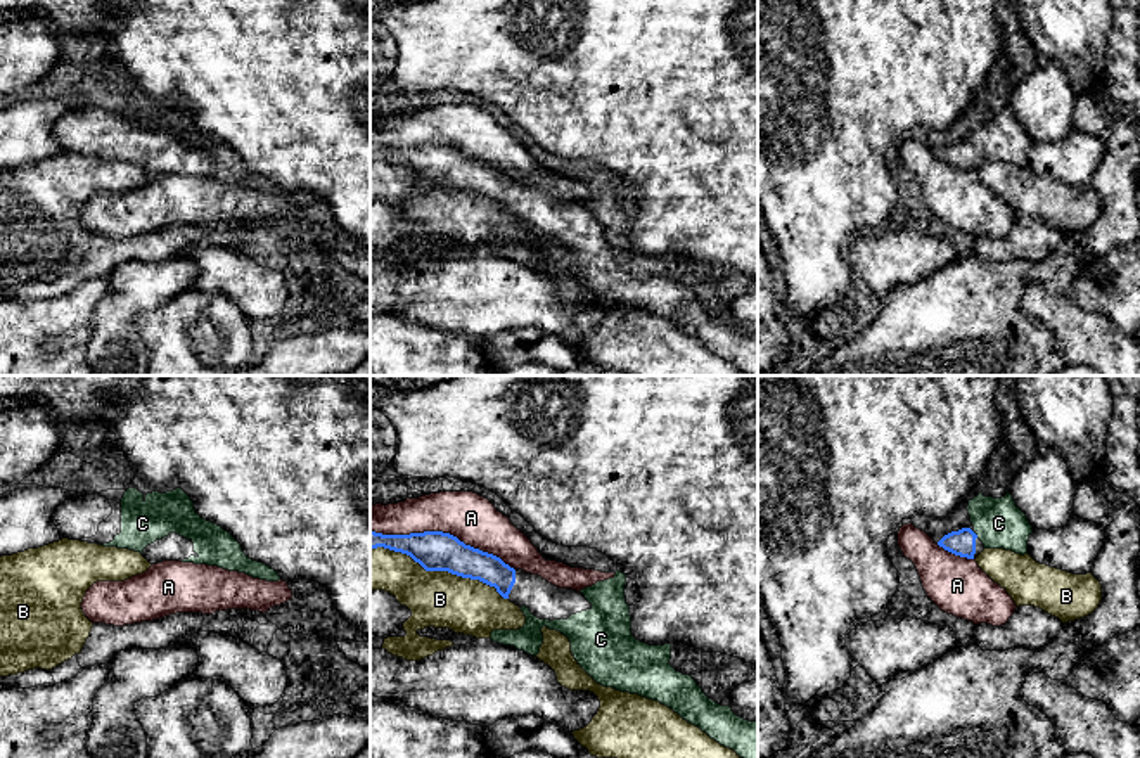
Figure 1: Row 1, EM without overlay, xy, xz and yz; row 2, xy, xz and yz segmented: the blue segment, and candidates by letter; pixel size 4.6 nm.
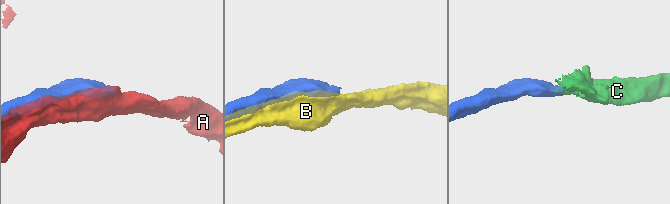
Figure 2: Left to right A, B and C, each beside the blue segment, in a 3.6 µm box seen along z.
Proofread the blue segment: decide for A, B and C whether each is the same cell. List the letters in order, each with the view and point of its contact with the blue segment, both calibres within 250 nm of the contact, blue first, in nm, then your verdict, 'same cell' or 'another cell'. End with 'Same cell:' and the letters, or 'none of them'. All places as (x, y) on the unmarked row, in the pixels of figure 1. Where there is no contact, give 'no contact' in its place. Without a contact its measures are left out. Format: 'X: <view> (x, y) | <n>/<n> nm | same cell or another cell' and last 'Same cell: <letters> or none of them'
A: xz (441, 144) | 190/220 nm | another cell
B: xz (440, 182) | 190/260 nm | another cell
C: yz (976, 147) | 120/240 nm | same cell
Same cell: C

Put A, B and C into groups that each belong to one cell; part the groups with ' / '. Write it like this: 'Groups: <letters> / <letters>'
Groups: A / B / C

